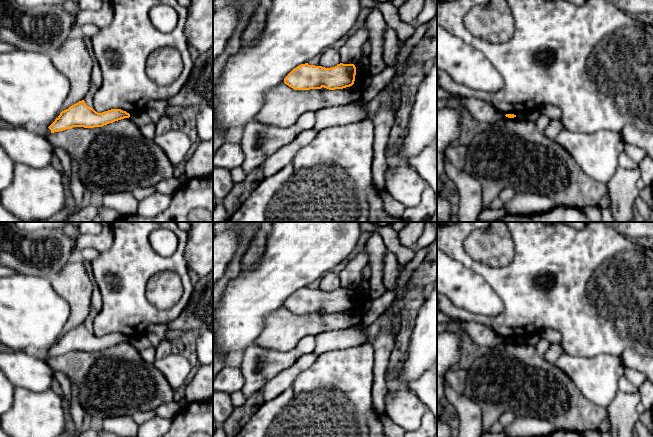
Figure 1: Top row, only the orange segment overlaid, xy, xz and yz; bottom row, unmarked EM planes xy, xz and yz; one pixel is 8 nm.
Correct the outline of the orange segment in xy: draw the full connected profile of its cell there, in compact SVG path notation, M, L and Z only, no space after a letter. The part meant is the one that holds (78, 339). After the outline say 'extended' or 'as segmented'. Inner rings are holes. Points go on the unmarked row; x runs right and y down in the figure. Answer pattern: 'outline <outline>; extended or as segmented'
outline M82 324L62 335L42 358L47 363L47 359L50 357L63 355L73 351L102 351L109 347L129 341L130 338L121 333L111 333L98 337L93 332L87 330L85 325Z; extended

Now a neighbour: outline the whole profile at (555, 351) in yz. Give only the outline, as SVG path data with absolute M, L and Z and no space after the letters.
M551 344L543 357L546 361L553 364L564 354L566 352L561 344Z

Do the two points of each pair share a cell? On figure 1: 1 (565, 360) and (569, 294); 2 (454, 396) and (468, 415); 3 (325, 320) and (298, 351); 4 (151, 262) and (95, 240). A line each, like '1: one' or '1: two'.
1: two
2: one
3: two
4: two

